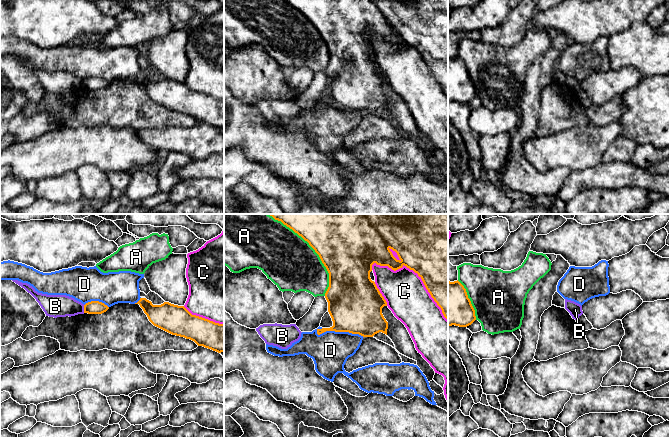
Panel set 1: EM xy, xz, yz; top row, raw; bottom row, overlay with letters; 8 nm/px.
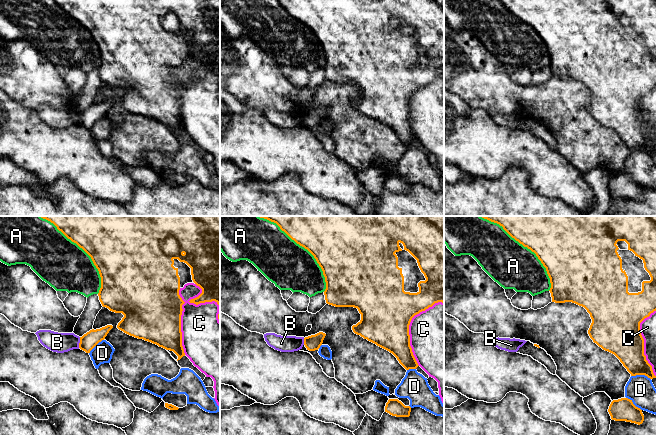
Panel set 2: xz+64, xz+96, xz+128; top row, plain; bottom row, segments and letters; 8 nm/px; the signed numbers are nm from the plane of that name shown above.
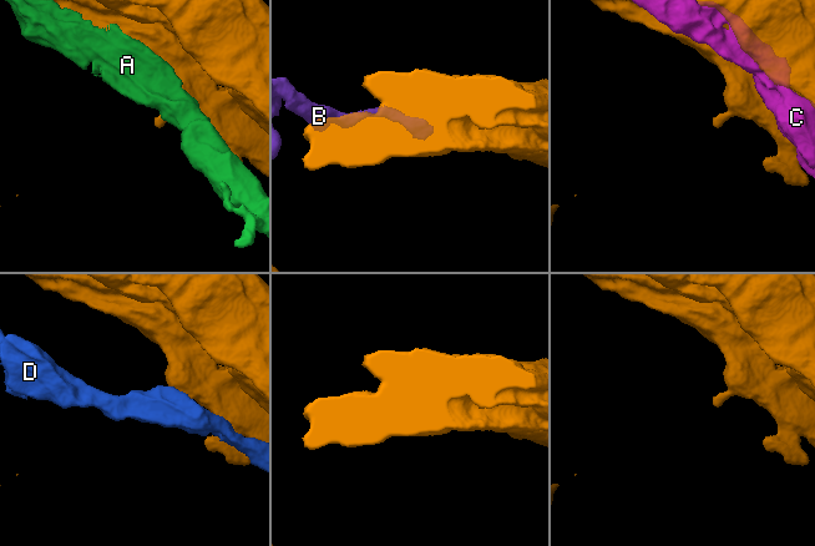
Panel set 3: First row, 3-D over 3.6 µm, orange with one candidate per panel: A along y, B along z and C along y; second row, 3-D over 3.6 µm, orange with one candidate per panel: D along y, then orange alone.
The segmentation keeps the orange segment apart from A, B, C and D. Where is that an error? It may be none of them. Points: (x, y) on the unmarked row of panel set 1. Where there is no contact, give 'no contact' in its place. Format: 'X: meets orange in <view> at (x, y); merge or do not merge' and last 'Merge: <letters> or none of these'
A: meets orange in xz at (319, 32); do not merge
B: meets orange in xy at (84, 85); do not merge
C: meets orange in xz at (417, 49); do not merge
D: meets orange in xz at (338, 107); do not merge
Merge: none of these

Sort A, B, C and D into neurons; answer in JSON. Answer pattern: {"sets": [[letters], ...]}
{"sets": [["A"], ["B"], ["C"], ["D"]]}

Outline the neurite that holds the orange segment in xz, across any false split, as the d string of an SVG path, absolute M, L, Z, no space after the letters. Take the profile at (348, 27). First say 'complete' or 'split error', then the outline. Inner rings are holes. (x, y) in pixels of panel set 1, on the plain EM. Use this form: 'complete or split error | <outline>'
complete | M284 0L301 12L319 31L329 49L329 63L325 69L328 88L333 102L317 105L320 111L326 107L349 108L363 113L373 113L382 108L387 111L388 98L382 90L387 78L370 54L372 41L388 42L396 47L403 42L413 46L422 55L431 73L448 96L448 0Z

